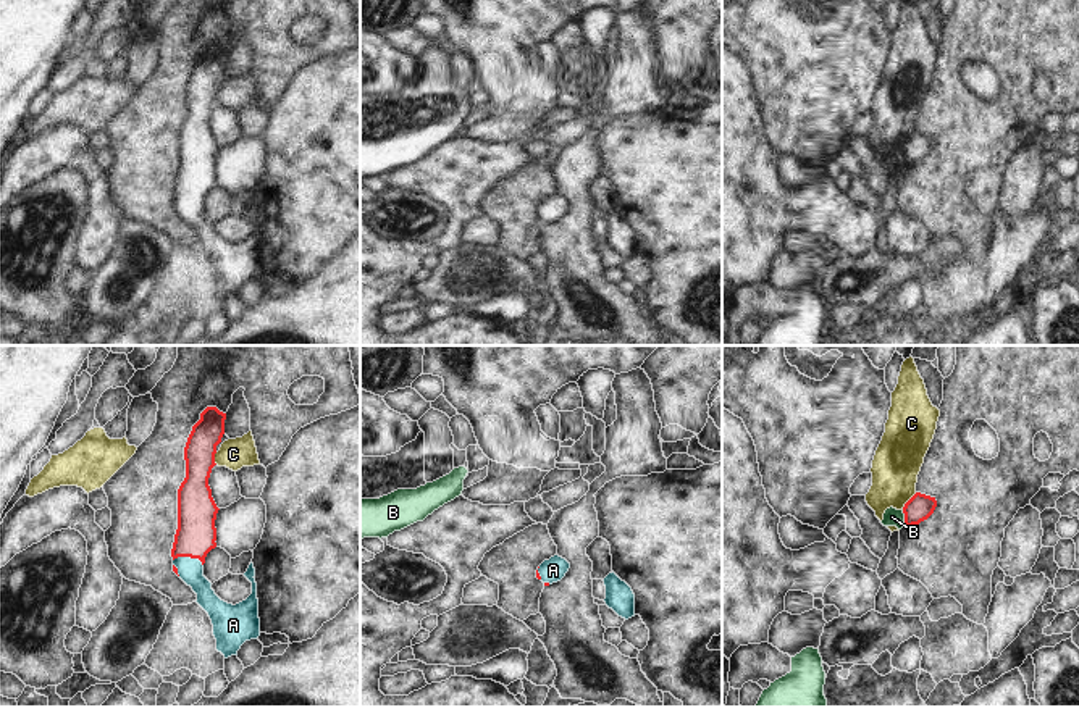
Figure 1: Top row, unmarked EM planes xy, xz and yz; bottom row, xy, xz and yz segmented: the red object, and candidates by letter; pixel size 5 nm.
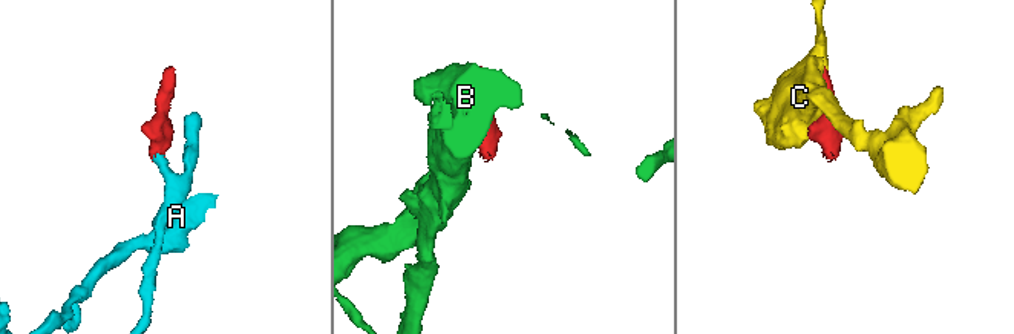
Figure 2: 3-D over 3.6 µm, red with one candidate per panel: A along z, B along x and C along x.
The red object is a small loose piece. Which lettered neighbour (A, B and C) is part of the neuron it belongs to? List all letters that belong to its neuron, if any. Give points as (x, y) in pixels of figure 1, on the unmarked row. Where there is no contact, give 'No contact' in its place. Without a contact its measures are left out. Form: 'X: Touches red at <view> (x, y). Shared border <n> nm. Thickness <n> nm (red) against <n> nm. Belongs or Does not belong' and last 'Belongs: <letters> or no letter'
A: Touches red at xy (189, 194). Shared border 160 nm. Thickness 200 nm (red) against 130 nm. Belongs
B: Touches red at yz (905, 157). Shared border 80 nm. Thickness 140 nm (red) against 90 nm. Does not belong
C: Touches red at yz (908, 139). Shared border 120 nm. Thickness 140 nm (red) against 240 nm. Does not belong
Belongs: A

